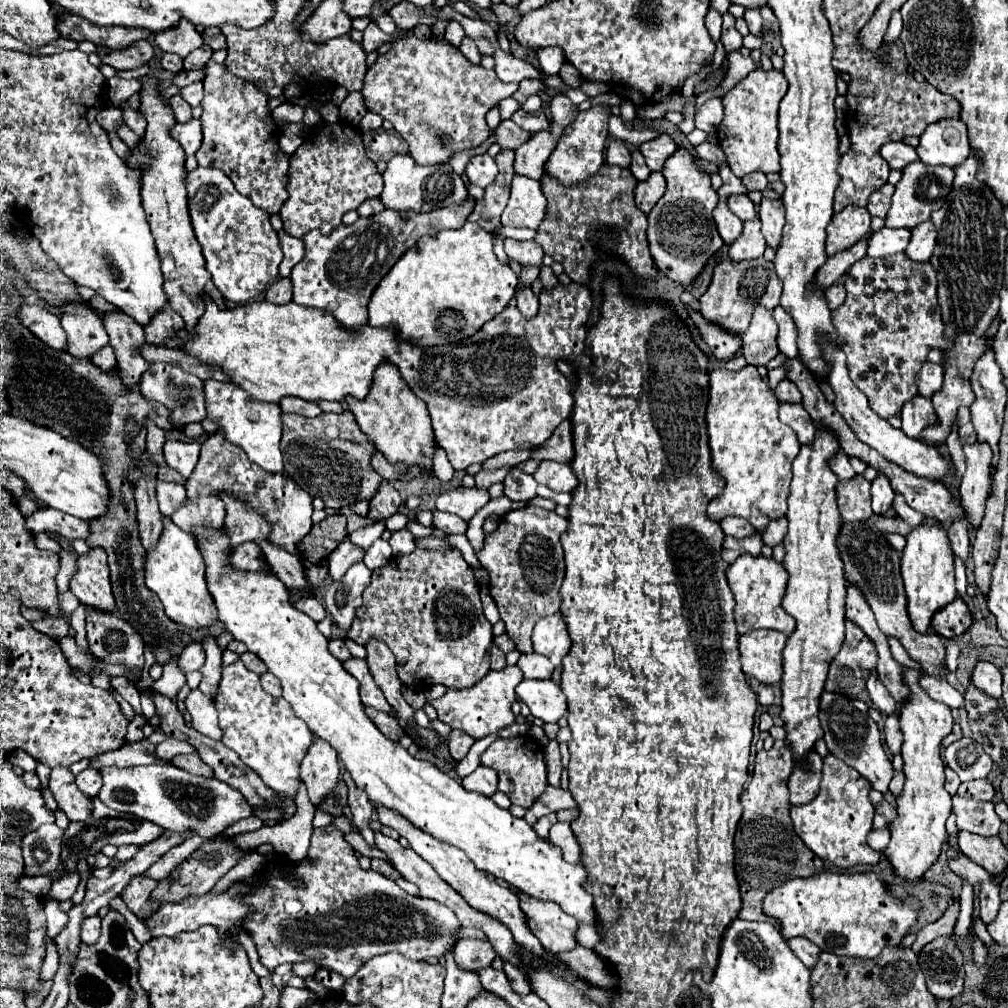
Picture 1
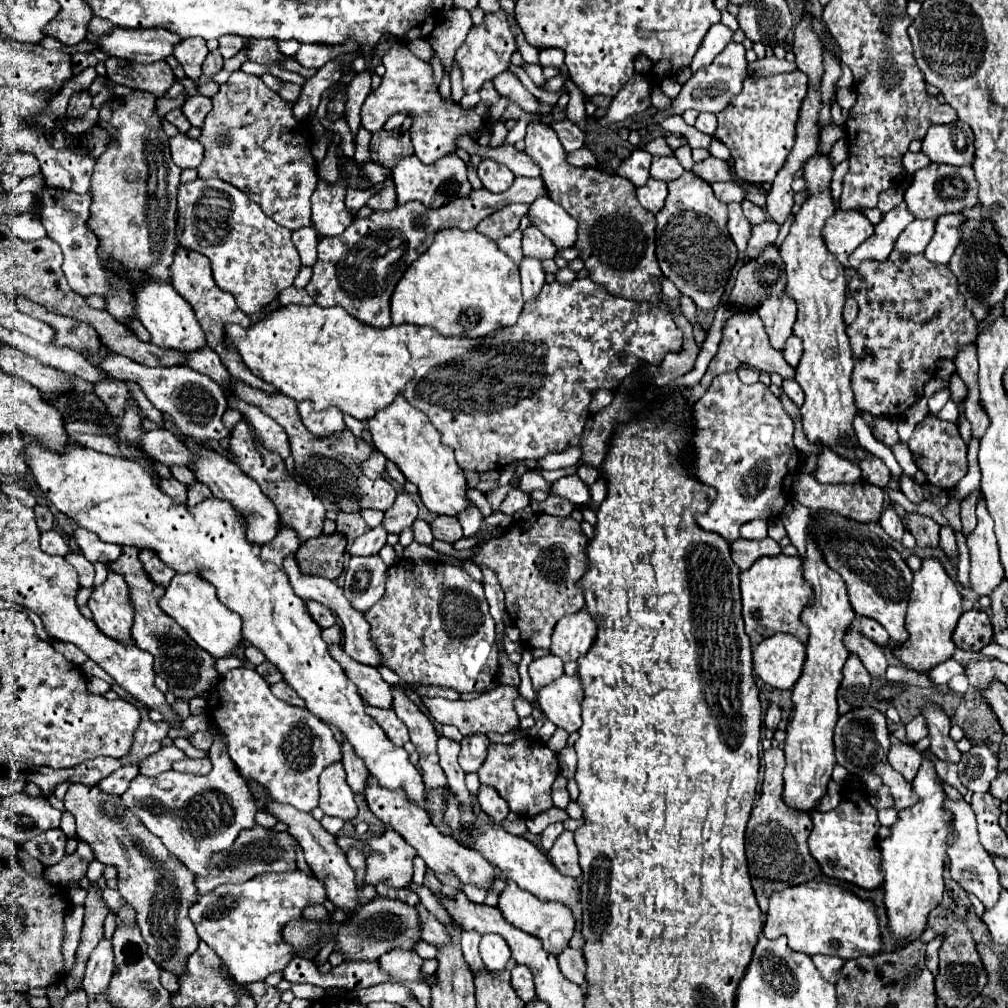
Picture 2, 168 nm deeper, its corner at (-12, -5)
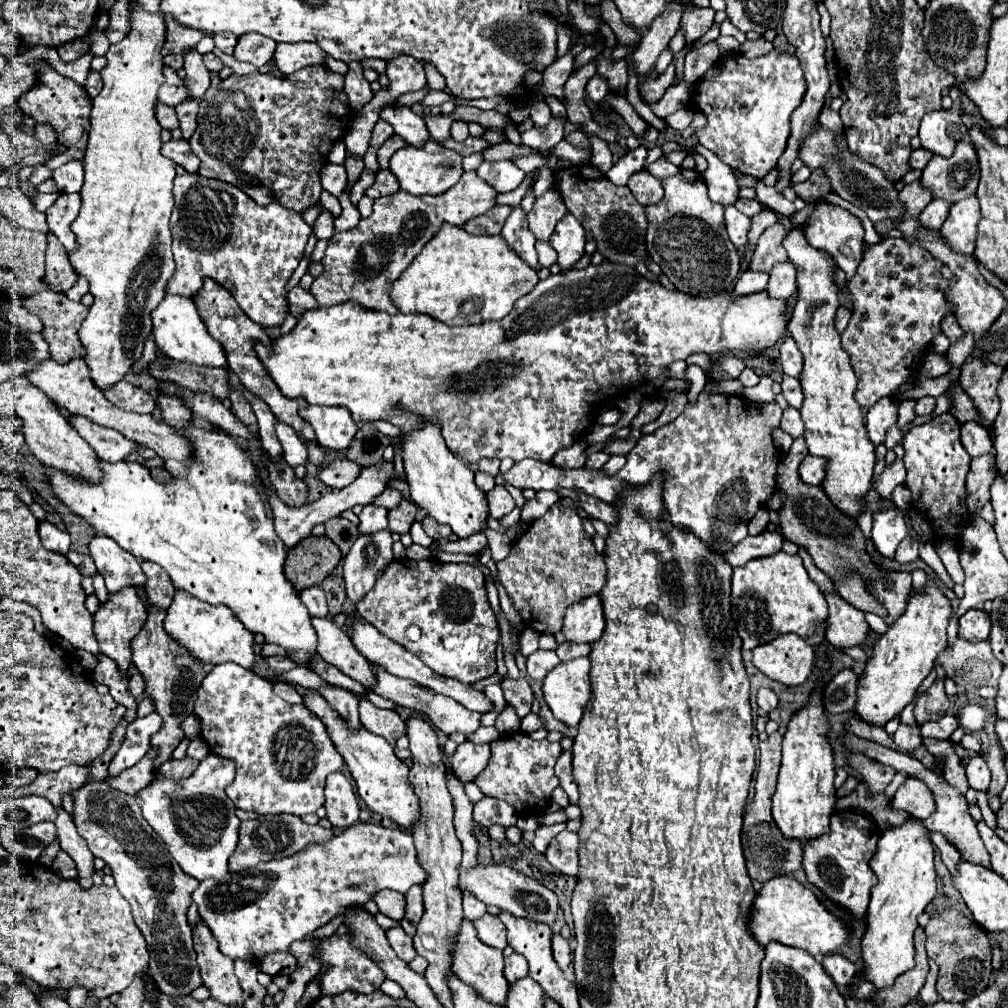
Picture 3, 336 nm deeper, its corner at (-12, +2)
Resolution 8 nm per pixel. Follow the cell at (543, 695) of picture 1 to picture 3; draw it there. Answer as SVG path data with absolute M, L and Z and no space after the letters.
M576 658L560 662L544 680L544 698L552 714L568 726L578 726L584 706L592 696L588 670L590 660Z

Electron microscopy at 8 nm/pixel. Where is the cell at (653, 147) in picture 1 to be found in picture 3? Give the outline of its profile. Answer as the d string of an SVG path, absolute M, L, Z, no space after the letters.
M658 158L656 162L652 162L652 164L648 166L648 172L650 172L654 178L664 180L664 178L668 178L668 176L678 174L678 172L680 172L680 168L678 168L678 166L674 166L674 164L670 164L666 158Z

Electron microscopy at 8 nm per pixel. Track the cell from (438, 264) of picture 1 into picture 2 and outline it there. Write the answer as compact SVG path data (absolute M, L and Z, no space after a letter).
M444 229L436 233L434 243L424 251L404 273L392 293L392 325L414 323L428 325L436 329L444 337L464 337L476 339L486 337L488 333L514 325L524 309L522 293L520 293L520 271L512 263L512 259L502 253L490 237L478 231L462 231L462 229Z

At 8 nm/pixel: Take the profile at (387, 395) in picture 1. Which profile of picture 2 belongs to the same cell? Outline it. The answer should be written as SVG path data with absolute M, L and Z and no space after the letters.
M398 395L388 407L378 411L370 421L370 435L376 445L376 449L398 465L398 469L404 473L404 477L418 485L422 503L438 513L438 515L456 515L458 511L466 509L466 479L464 471L458 467L454 459L454 449L442 445L440 431L432 425L432 421L426 417L426 413L412 407L402 395Z

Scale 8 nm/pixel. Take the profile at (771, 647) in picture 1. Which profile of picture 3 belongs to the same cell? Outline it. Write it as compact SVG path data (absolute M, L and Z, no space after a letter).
M784 634L752 650L752 664L784 686L804 684L814 668L814 648L796 634Z

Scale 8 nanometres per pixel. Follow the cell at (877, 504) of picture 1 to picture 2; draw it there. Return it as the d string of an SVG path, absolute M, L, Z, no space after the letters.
M888 505L886 507L886 511L882 513L882 517L880 517L880 525L884 527L884 531L890 535L890 537L894 537L894 539L902 539L902 533L904 533L904 525L902 525L902 519L900 519L900 515L896 513L896 509L892 507L892 505Z

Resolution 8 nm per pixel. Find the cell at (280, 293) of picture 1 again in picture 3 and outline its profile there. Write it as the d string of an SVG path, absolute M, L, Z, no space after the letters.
M294 286L294 288L288 292L288 302L290 302L290 312L292 312L294 318L302 318L302 314L304 314L306 310L318 308L316 298L314 298L308 290L302 290L300 286Z

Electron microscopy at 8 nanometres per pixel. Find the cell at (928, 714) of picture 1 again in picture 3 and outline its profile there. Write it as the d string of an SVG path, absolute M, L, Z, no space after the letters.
M910 818L898 830L882 832L878 850L870 860L870 868L878 876L878 884L870 892L870 906L866 914L866 932L862 938L862 976L872 982L876 990L894 984L896 976L914 966L914 930L916 918L936 894L934 846L922 820Z

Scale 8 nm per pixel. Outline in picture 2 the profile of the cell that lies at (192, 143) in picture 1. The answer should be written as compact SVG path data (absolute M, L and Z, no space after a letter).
M178 133L170 137L170 151L172 151L172 161L180 167L198 167L204 157L204 145L198 139L188 137L186 133Z

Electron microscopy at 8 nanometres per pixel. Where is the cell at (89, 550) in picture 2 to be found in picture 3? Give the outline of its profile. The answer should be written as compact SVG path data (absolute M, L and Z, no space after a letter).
M108 536L92 538L90 556L98 568L98 574L104 576L110 594L120 592L126 586L142 588L146 584L146 576L138 560L126 550L120 550L120 546L116 546L116 542L112 542Z

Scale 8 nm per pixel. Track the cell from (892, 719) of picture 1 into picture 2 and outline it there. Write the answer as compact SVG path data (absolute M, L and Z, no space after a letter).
M920 715L914 717L914 719L906 725L906 739L908 739L910 743L916 743L916 741L924 739L926 733L928 733L928 729L926 729L926 725L924 725L924 717L920 717Z

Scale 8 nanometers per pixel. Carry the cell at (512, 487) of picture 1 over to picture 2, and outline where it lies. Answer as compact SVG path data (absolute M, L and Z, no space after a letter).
M514 487L514 489L510 489L510 491L508 491L508 497L506 497L506 501L502 503L500 511L502 511L502 513L506 513L506 515L516 515L516 513L518 513L518 511L522 511L524 507L528 507L528 505L530 505L530 501L532 501L530 493L522 491L520 487Z

